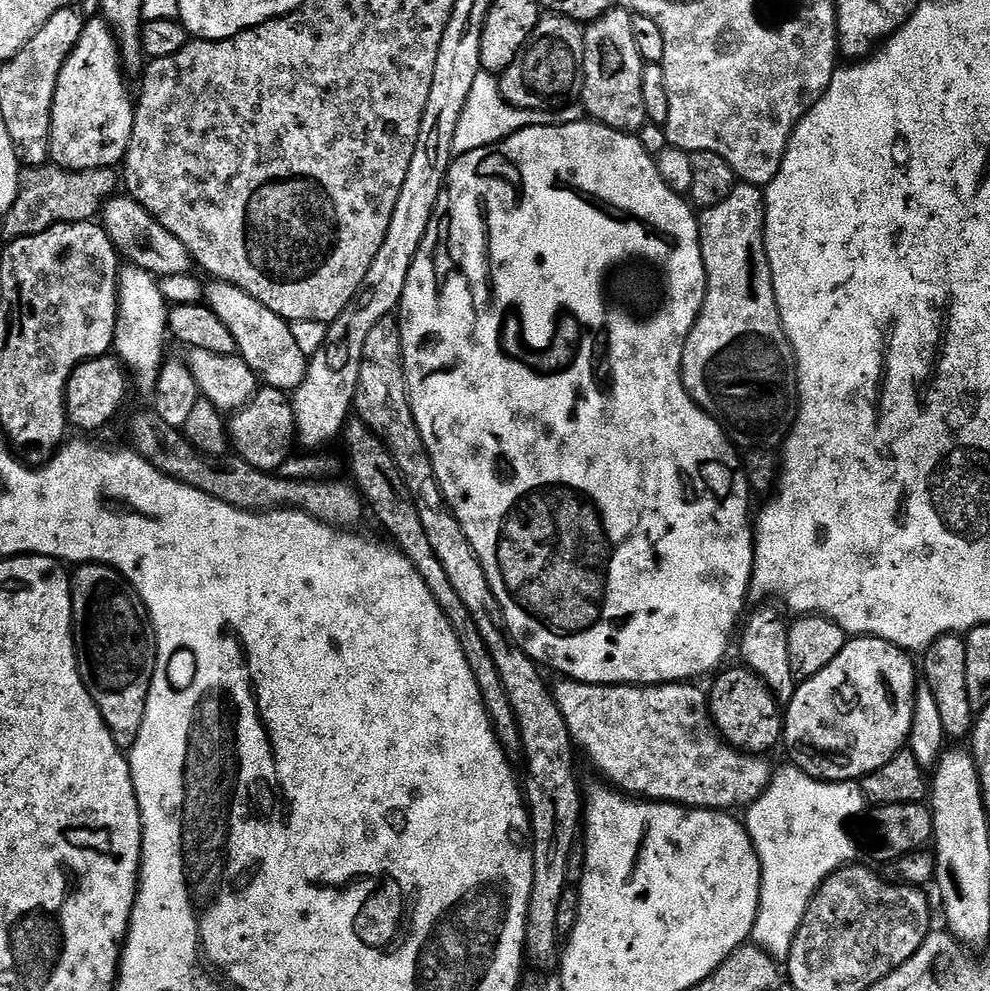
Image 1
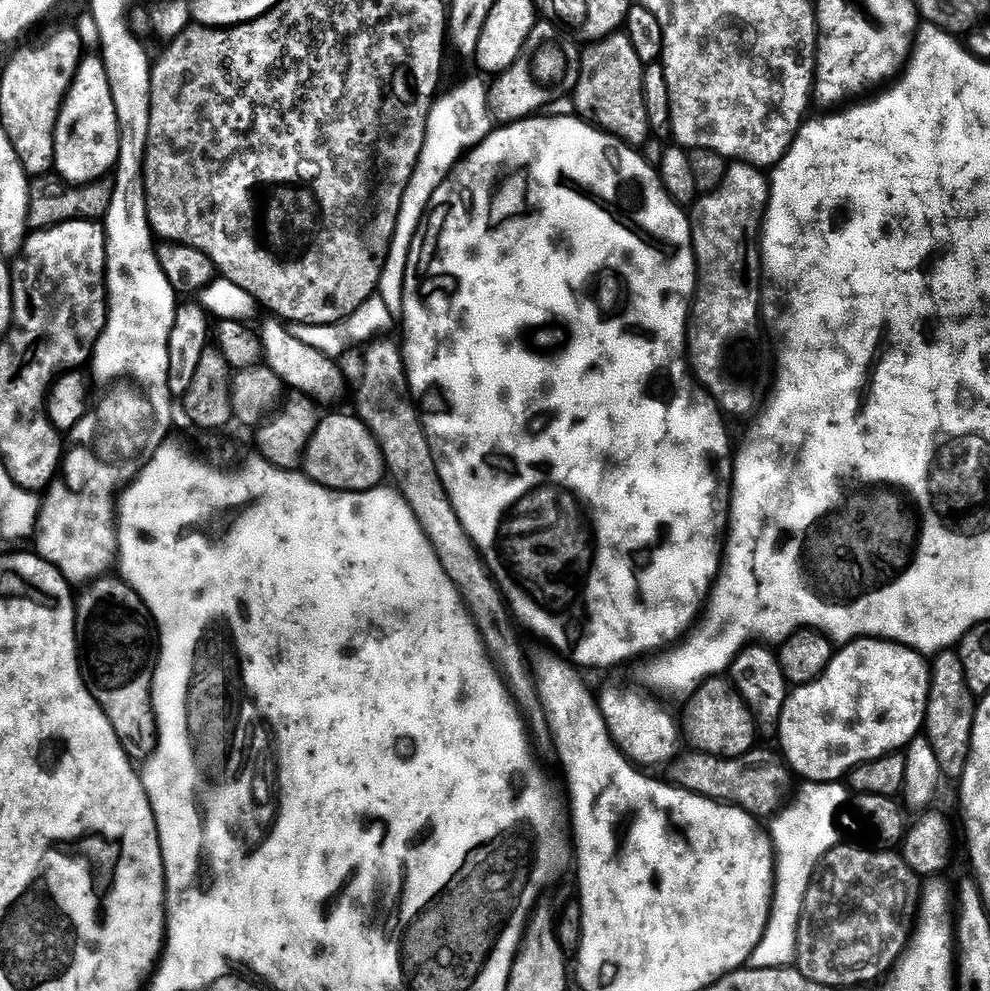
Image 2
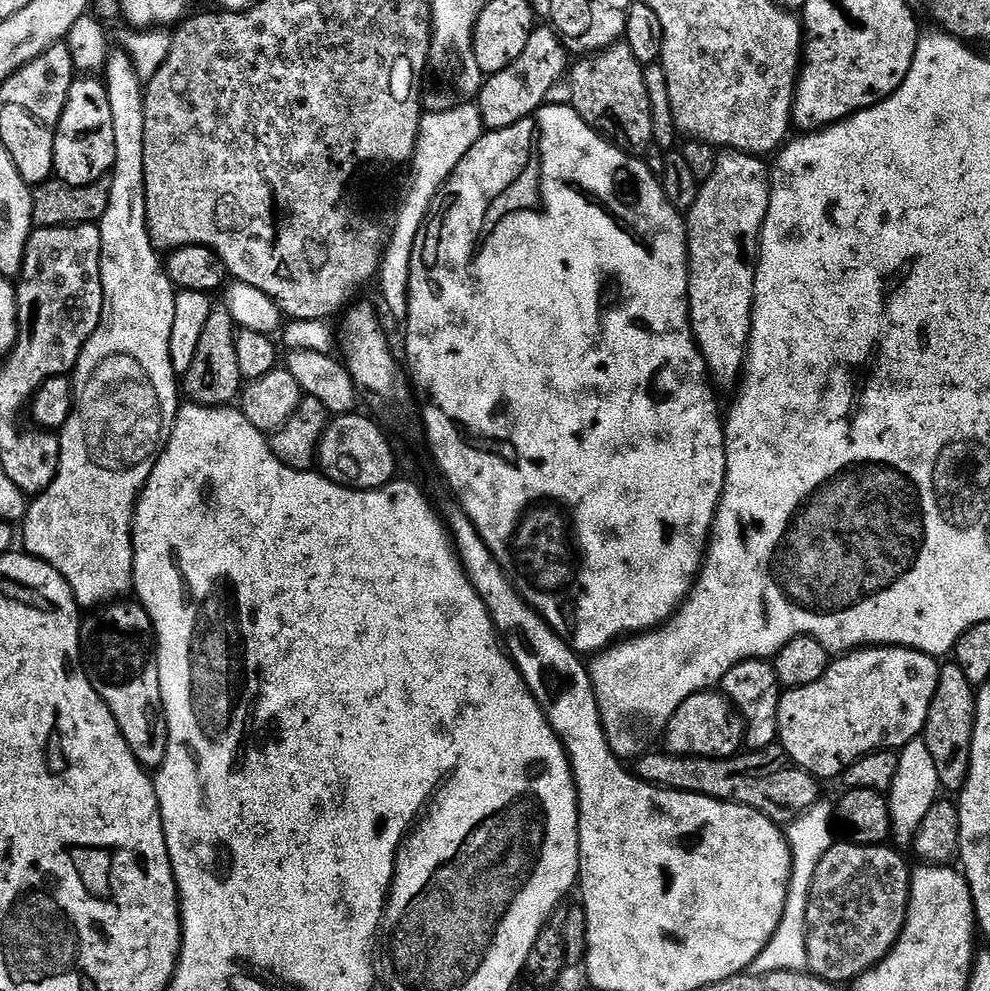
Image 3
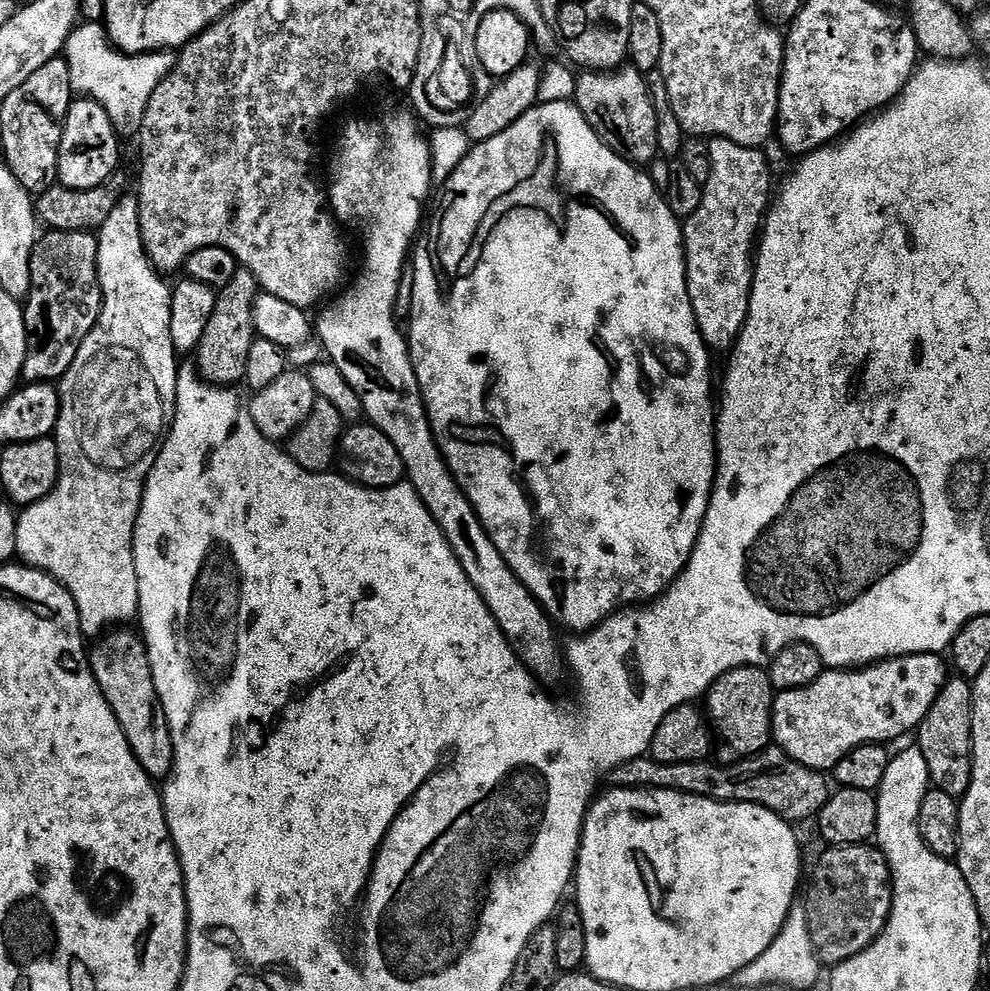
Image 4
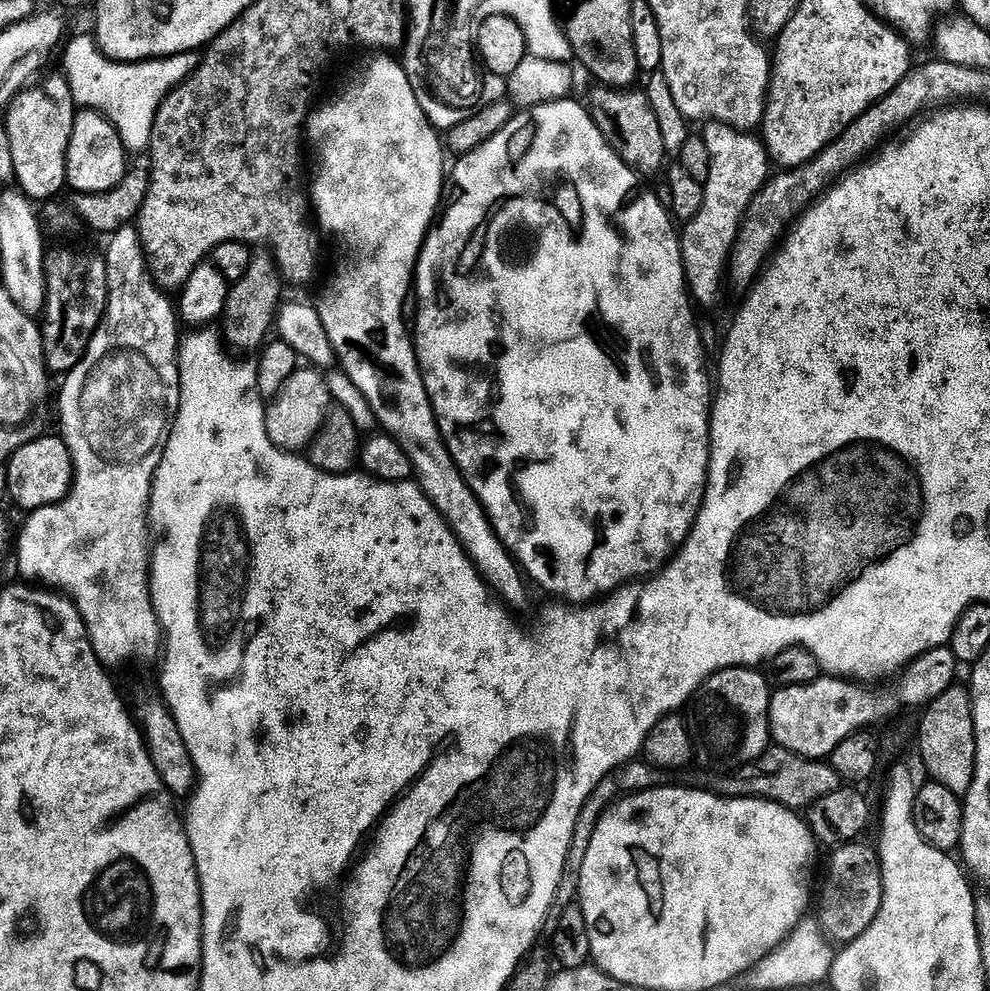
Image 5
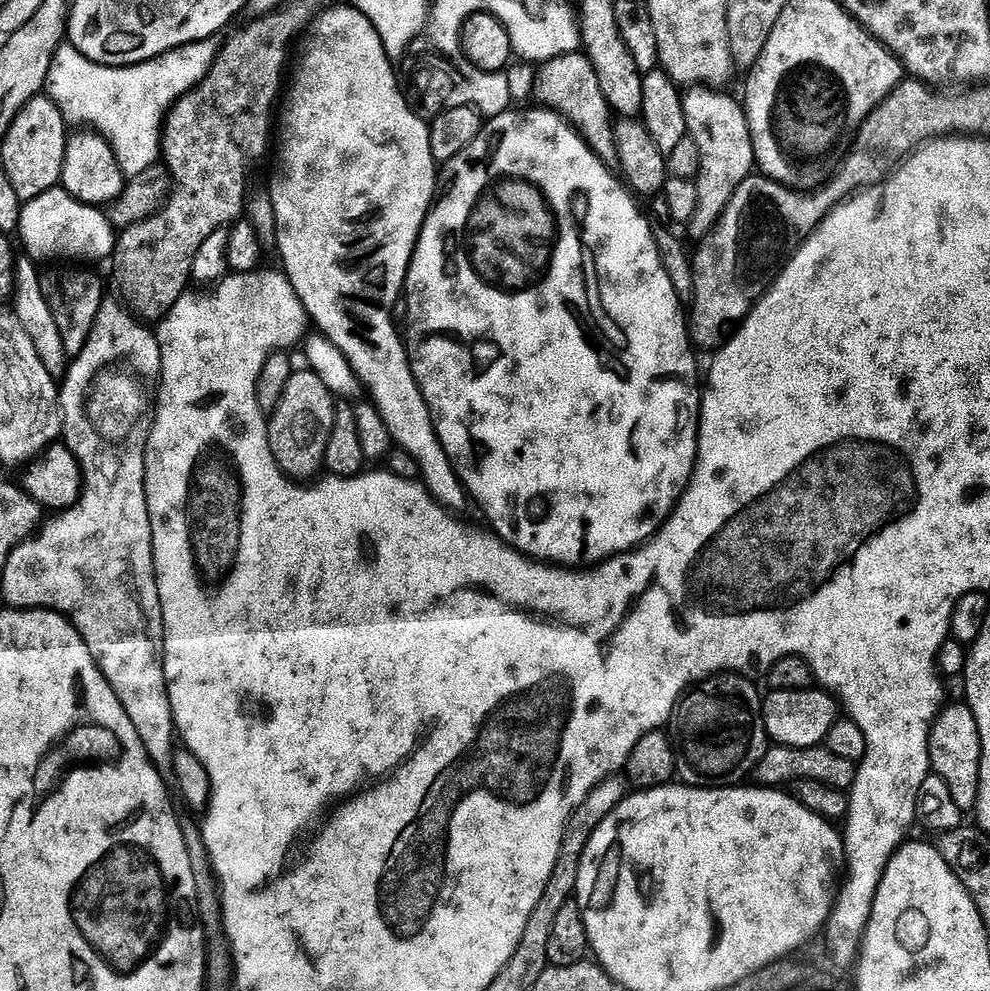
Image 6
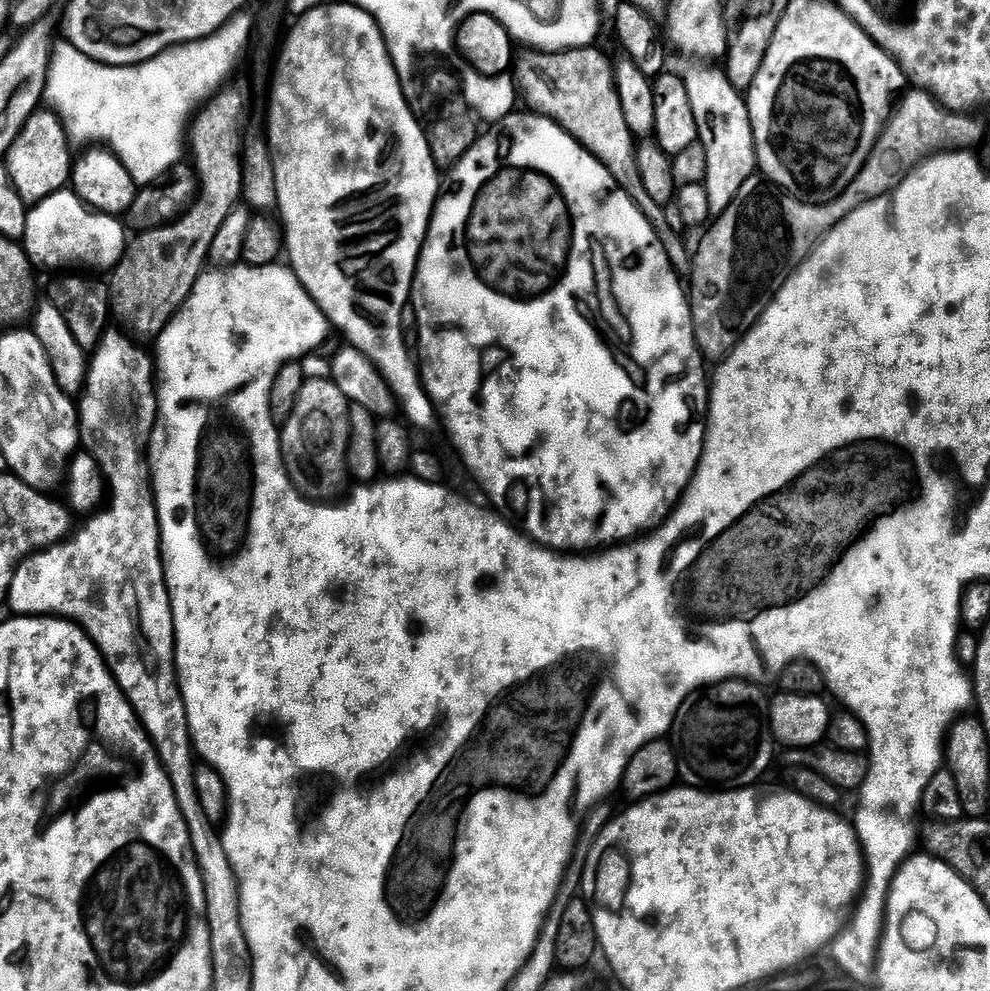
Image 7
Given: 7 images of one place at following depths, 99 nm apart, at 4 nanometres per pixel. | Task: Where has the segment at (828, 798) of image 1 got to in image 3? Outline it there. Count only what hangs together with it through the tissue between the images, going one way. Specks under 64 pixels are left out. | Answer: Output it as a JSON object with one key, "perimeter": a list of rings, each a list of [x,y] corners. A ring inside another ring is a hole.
{"perimeter":[[[817,802],[807,812],[796,817],[786,828],[786,844],[790,849],[790,875],[786,881],[786,895],[782,900],[780,919],[771,938],[761,952],[752,957],[751,975],[770,974],[771,972],[802,972],[808,967],[806,958],[806,938],[804,937],[804,919],[808,909],[810,886],[814,882],[814,870],[818,862],[830,850],[834,843],[832,826],[828,822],[834,816],[834,808],[823,802]]]}

